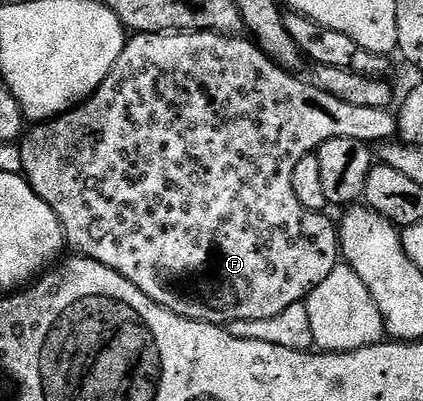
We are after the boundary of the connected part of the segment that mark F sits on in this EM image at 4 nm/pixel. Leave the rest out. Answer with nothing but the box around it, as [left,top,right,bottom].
[19,31,395,327]

